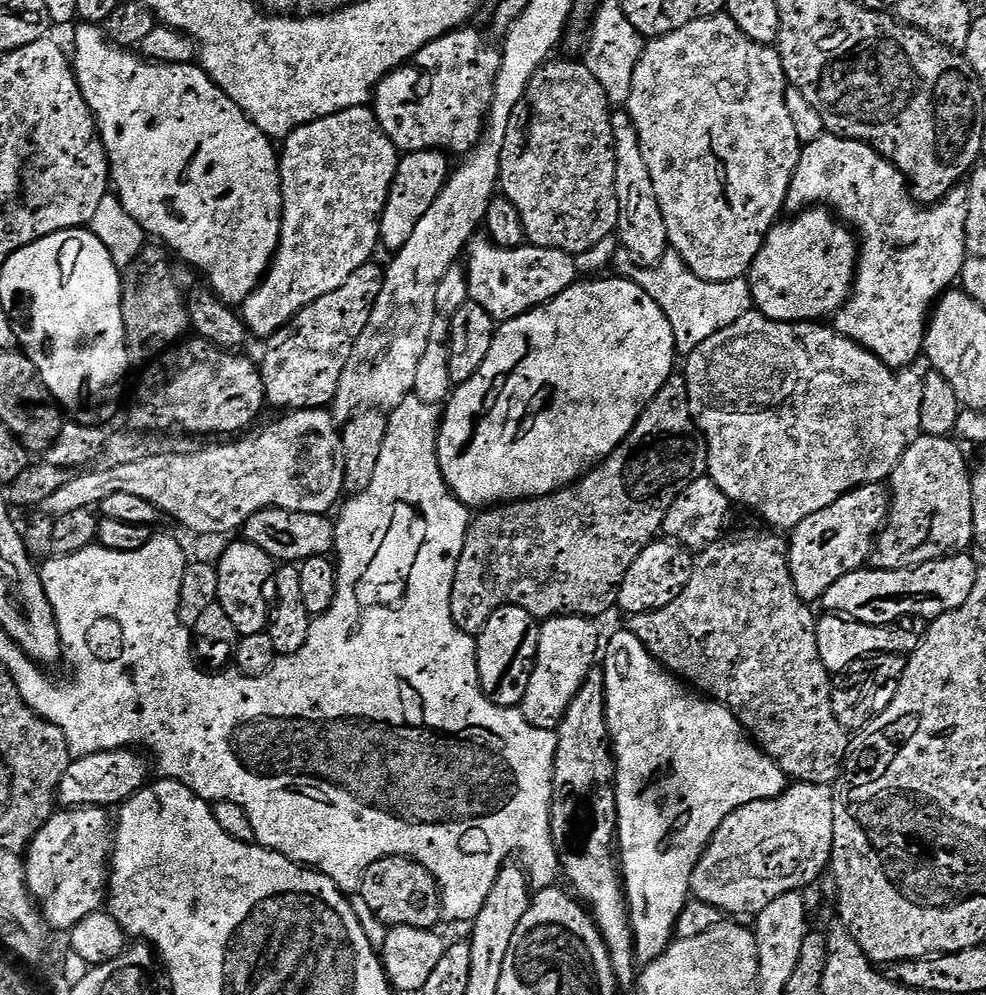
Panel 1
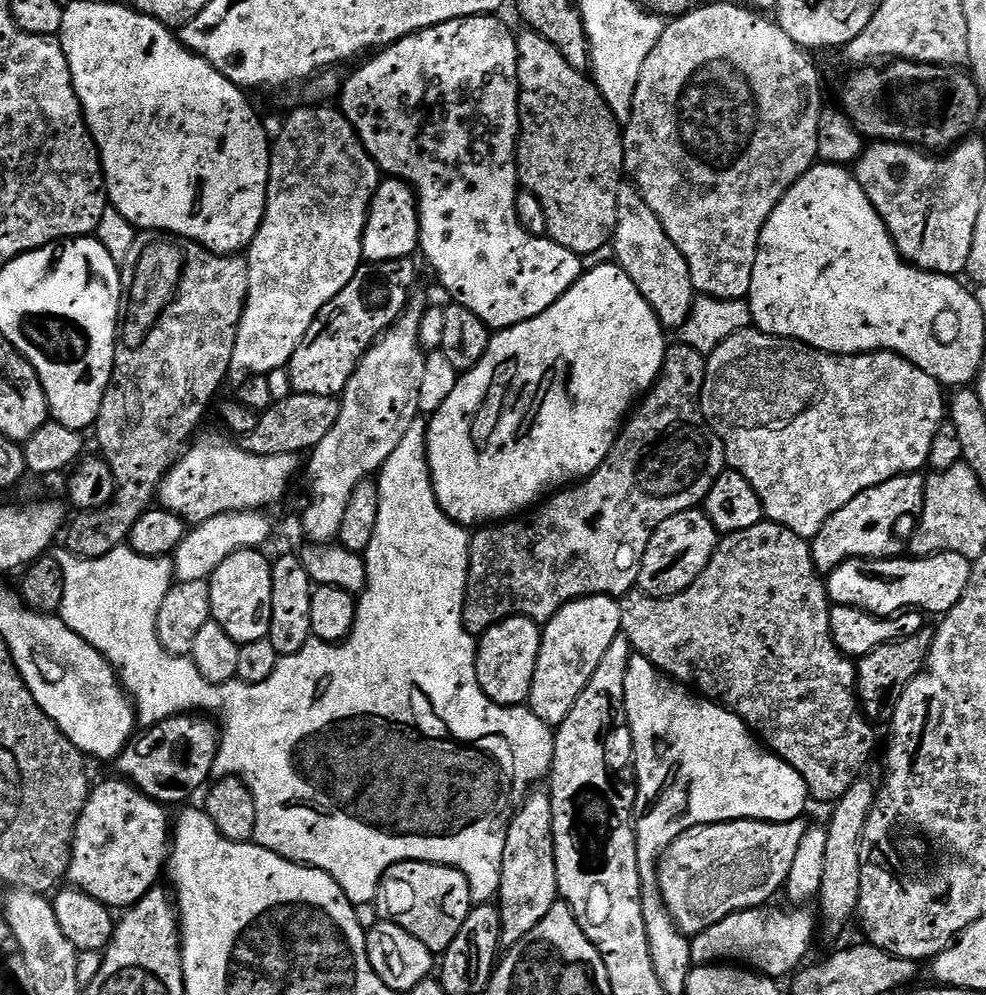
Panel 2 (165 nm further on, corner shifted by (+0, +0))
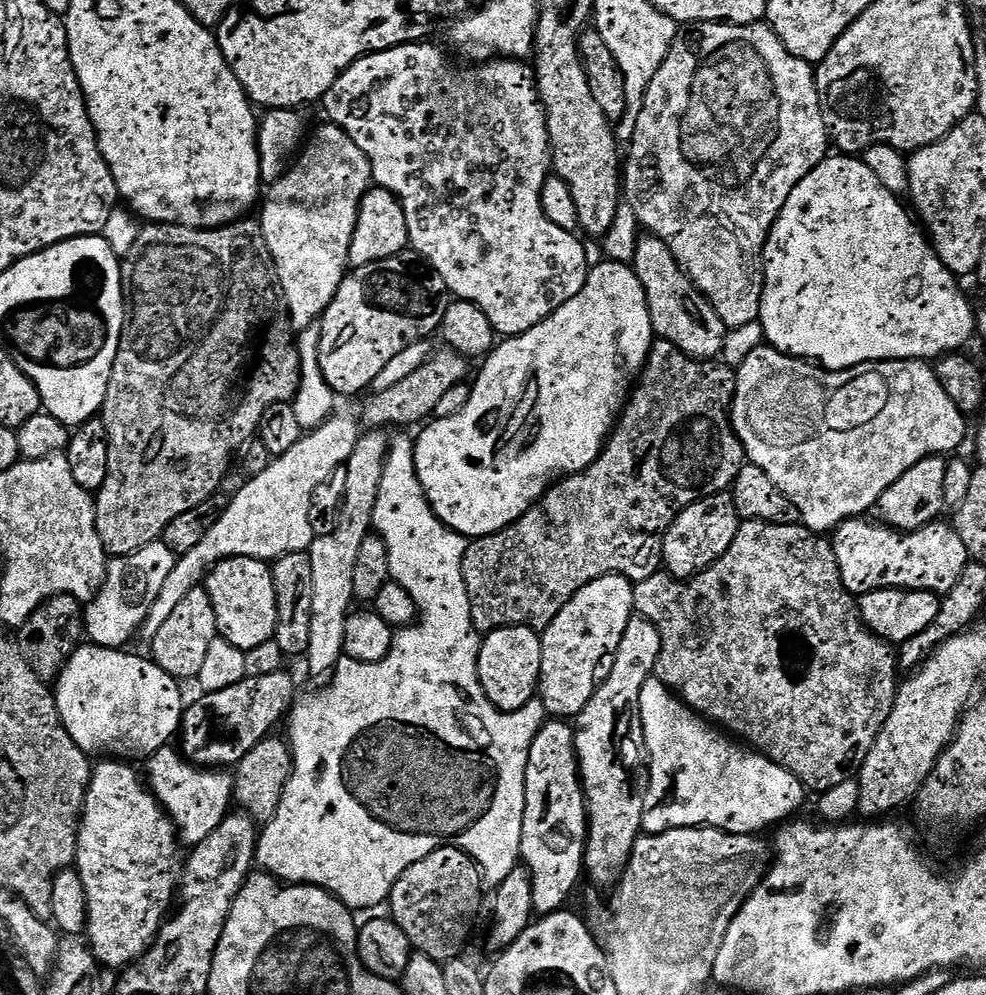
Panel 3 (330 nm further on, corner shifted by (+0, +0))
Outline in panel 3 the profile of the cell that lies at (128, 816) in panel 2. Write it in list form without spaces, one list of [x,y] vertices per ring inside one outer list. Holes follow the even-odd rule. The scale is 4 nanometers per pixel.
[[[160,748],[153,756],[147,757],[146,783],[149,792],[171,818],[181,845],[195,846],[206,842],[206,838],[210,838],[210,834],[214,834],[214,830],[218,830],[218,826],[222,826],[222,822],[230,815],[231,808],[228,807],[234,804],[233,773],[219,768],[197,768],[195,764],[189,764],[177,749],[175,752],[174,748]]]

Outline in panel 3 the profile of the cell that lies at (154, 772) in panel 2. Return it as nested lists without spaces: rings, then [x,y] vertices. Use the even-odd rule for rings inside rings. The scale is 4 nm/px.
[[[281,670],[274,674],[262,674],[262,678],[245,676],[238,686],[226,686],[226,690],[197,695],[197,700],[185,707],[184,719],[180,721],[184,759],[197,768],[224,770],[237,765],[254,746],[270,736],[271,728],[289,711],[294,691],[292,680],[286,673]]]

